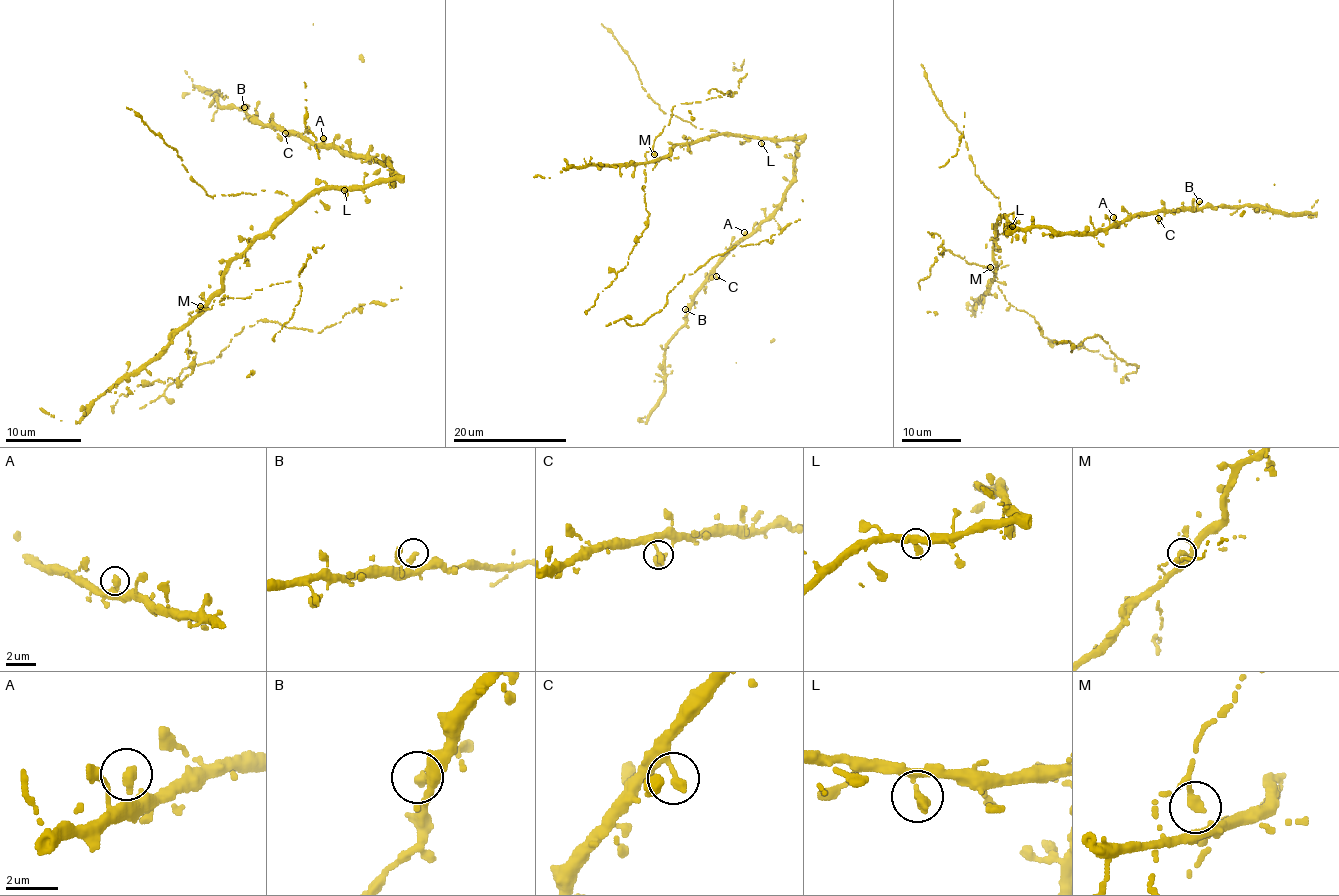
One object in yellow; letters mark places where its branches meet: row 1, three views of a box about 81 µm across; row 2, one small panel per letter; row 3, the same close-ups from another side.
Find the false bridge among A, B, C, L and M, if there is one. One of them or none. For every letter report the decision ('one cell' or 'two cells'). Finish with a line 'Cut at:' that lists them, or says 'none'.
A: one cell
B: one cell
C: one cell
L: one cell
M: two cells
Cut at: M

